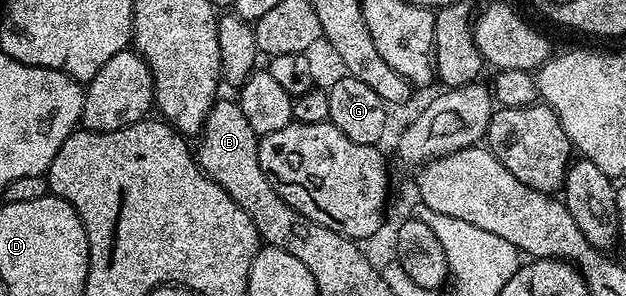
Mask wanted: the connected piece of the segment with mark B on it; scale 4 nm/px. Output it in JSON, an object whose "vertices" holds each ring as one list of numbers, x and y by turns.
{"vertices":[[217,98,204,121,203,130,198,135,200,144,195,144,196,162,206,175,226,189,230,197,254,221,256,231,261,235,262,229,268,229,268,221,274,221,276,215,282,215,282,207,292,208,270,185,266,173,262,173,262,165,258,161,259,138,250,129,250,121,246,121,246,113,242,113,239,102,235,98]]}

